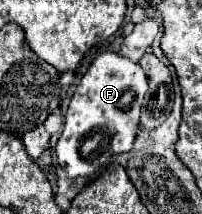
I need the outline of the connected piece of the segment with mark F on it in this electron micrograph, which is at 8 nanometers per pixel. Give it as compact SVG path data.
M111 51L97 55L71 97L65 129L55 147L59 165L71 179L95 177L101 169L105 169L111 155L131 149L139 131L139 115L145 91L147 75L139 63L133 63L131 59Z

